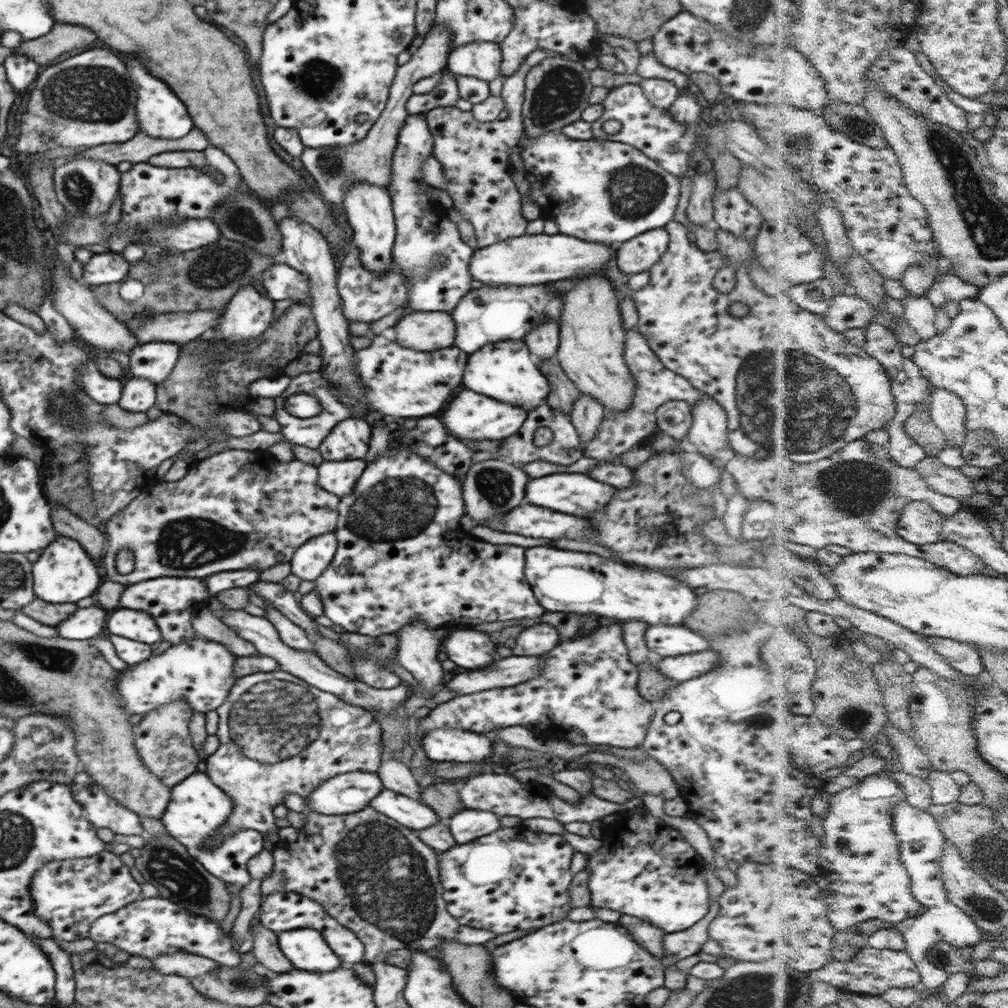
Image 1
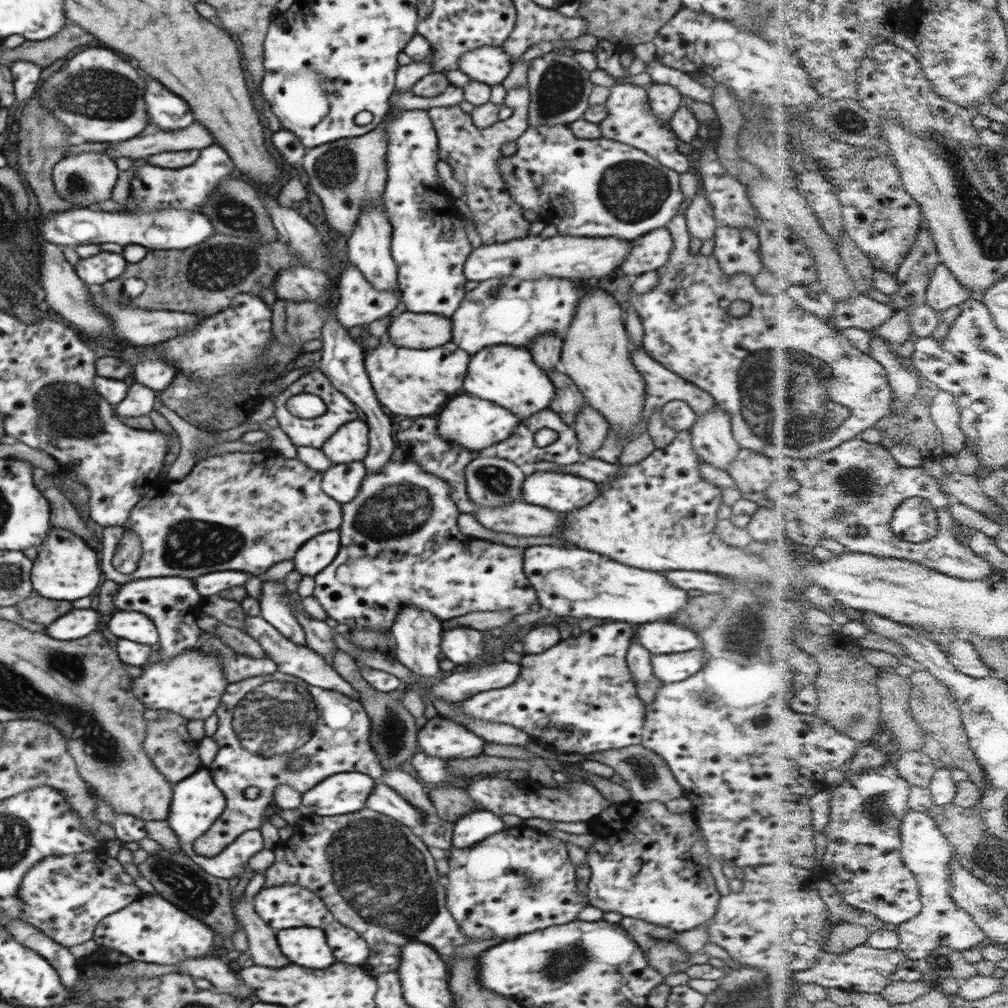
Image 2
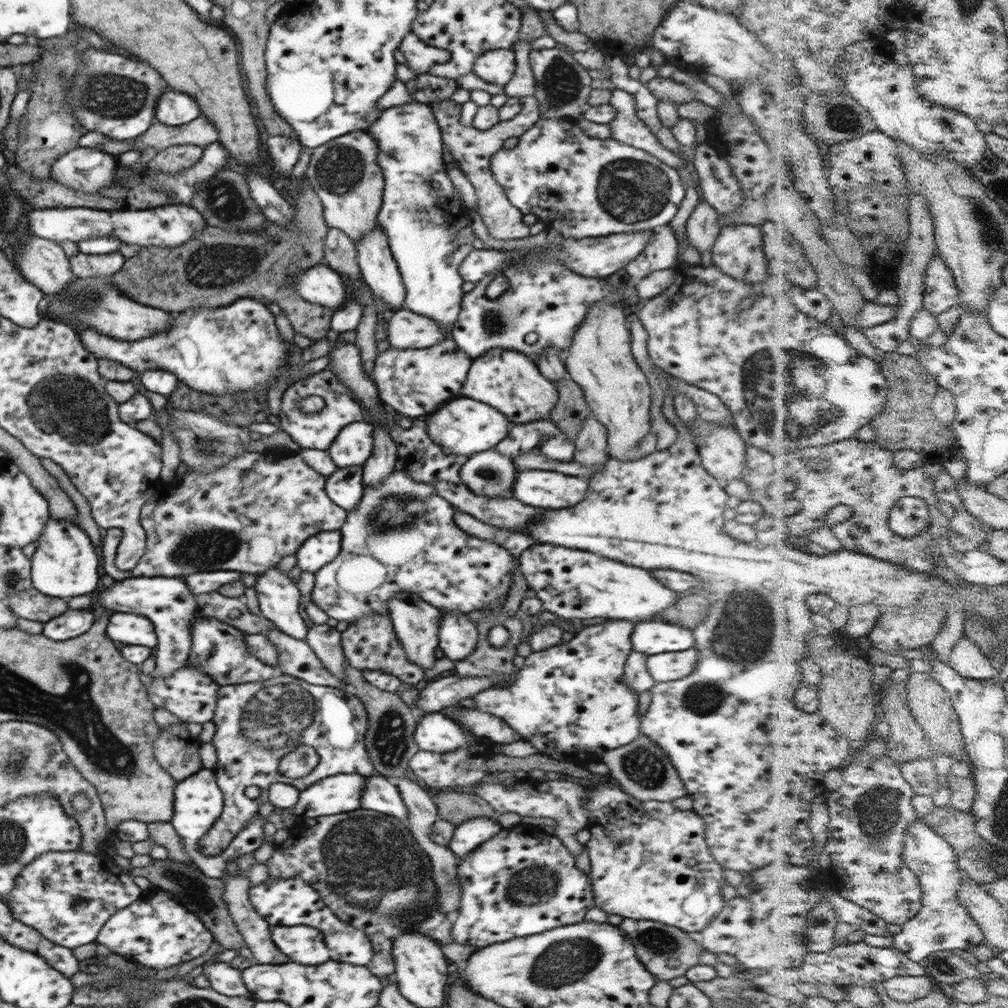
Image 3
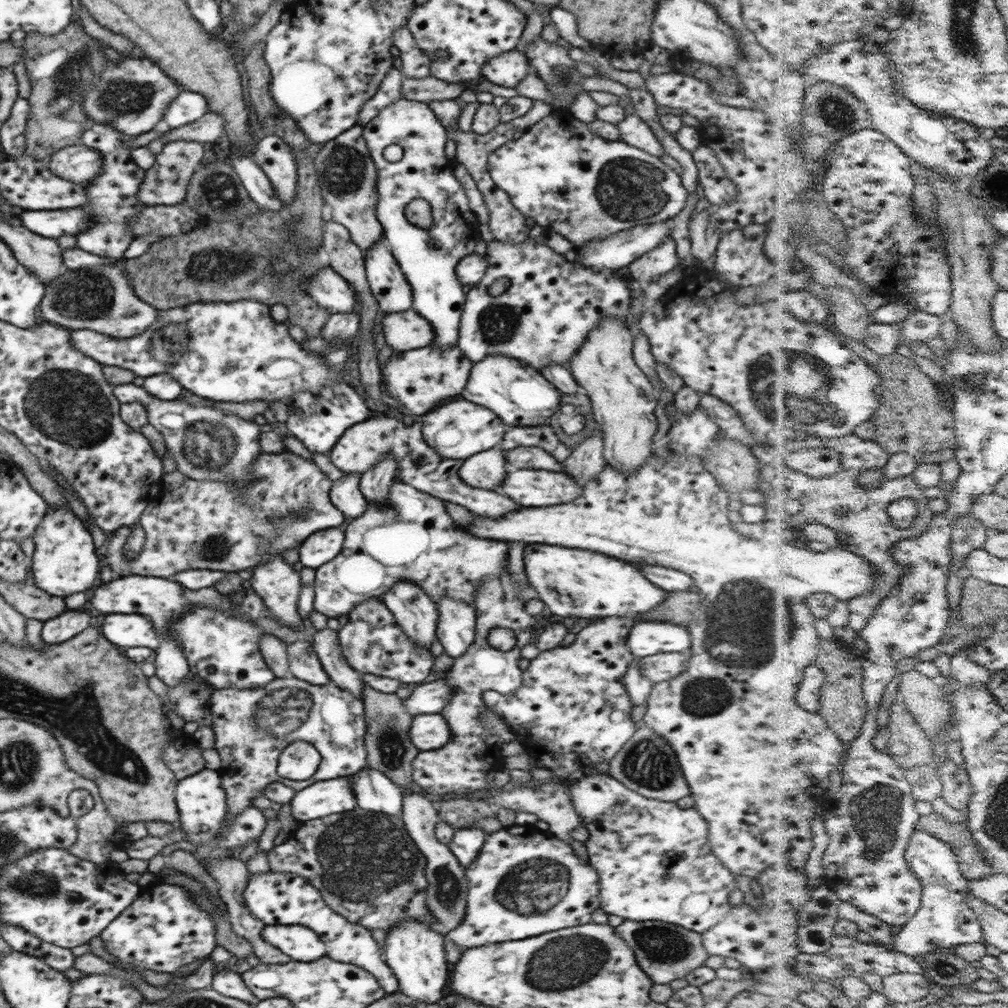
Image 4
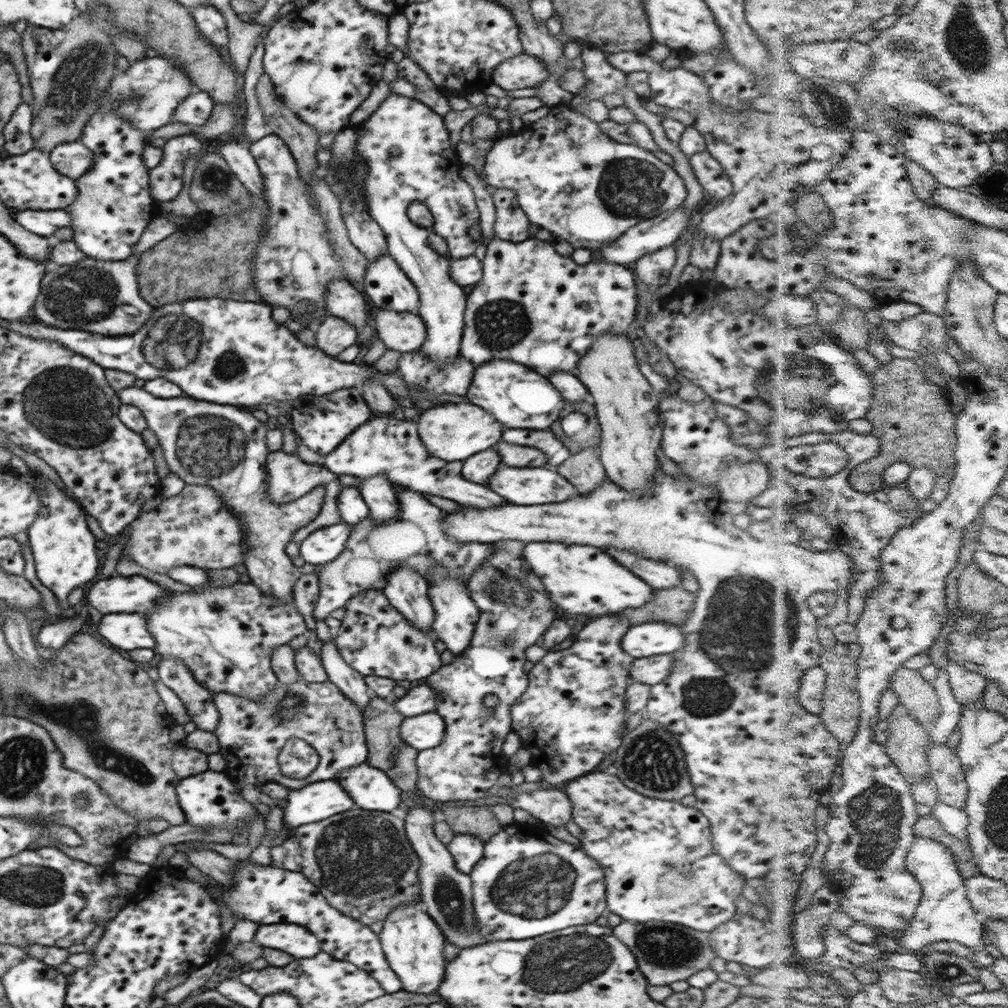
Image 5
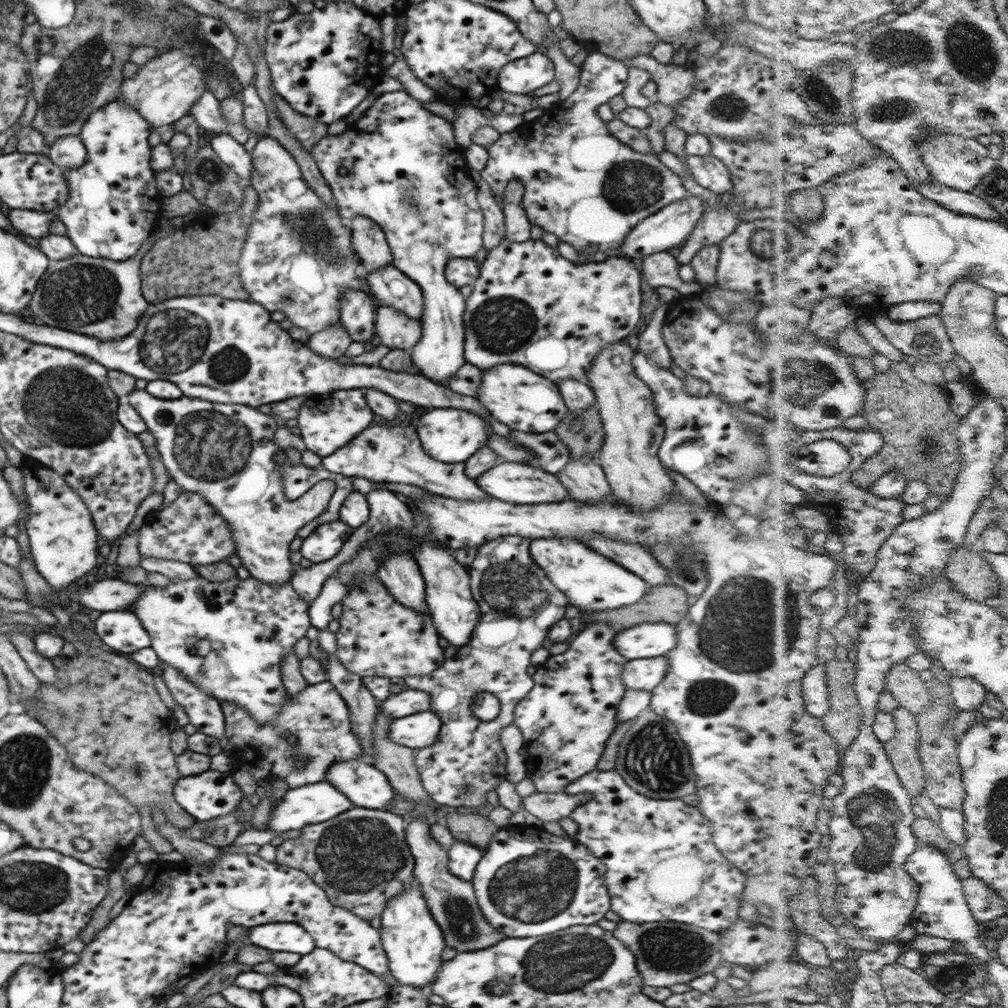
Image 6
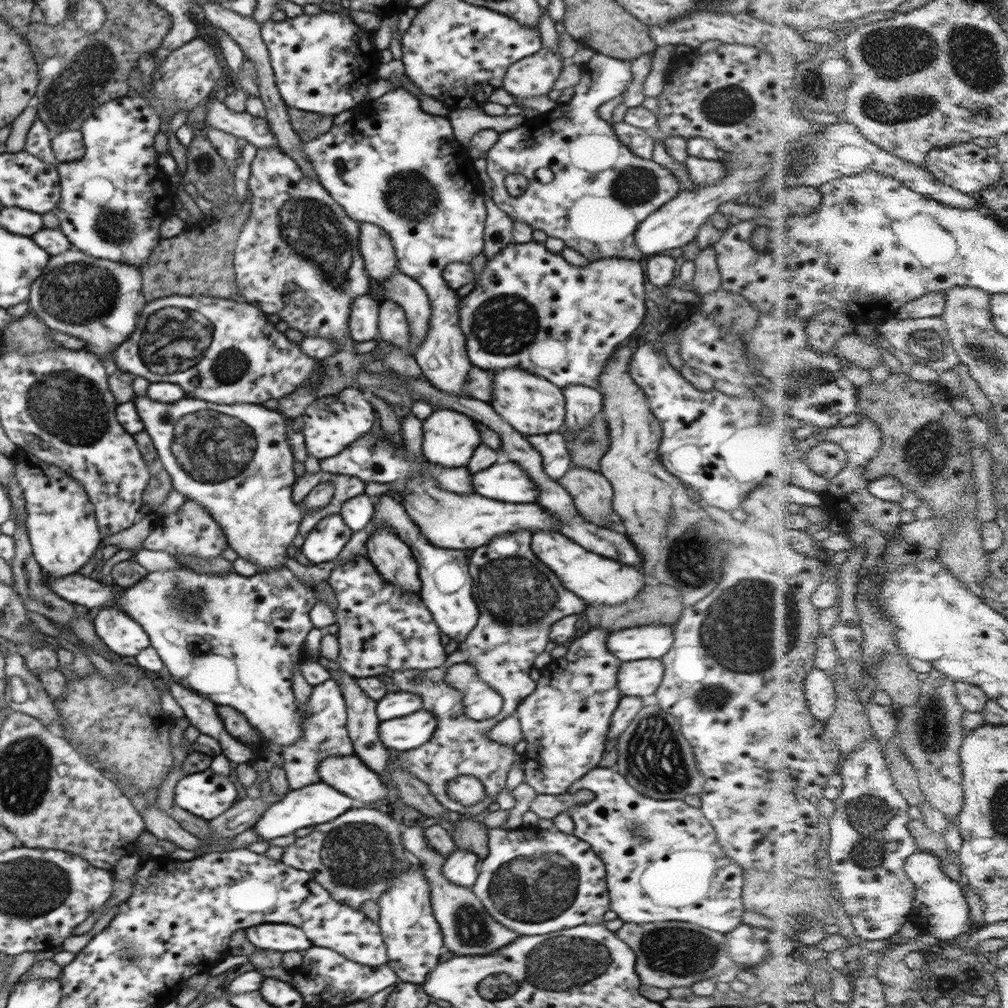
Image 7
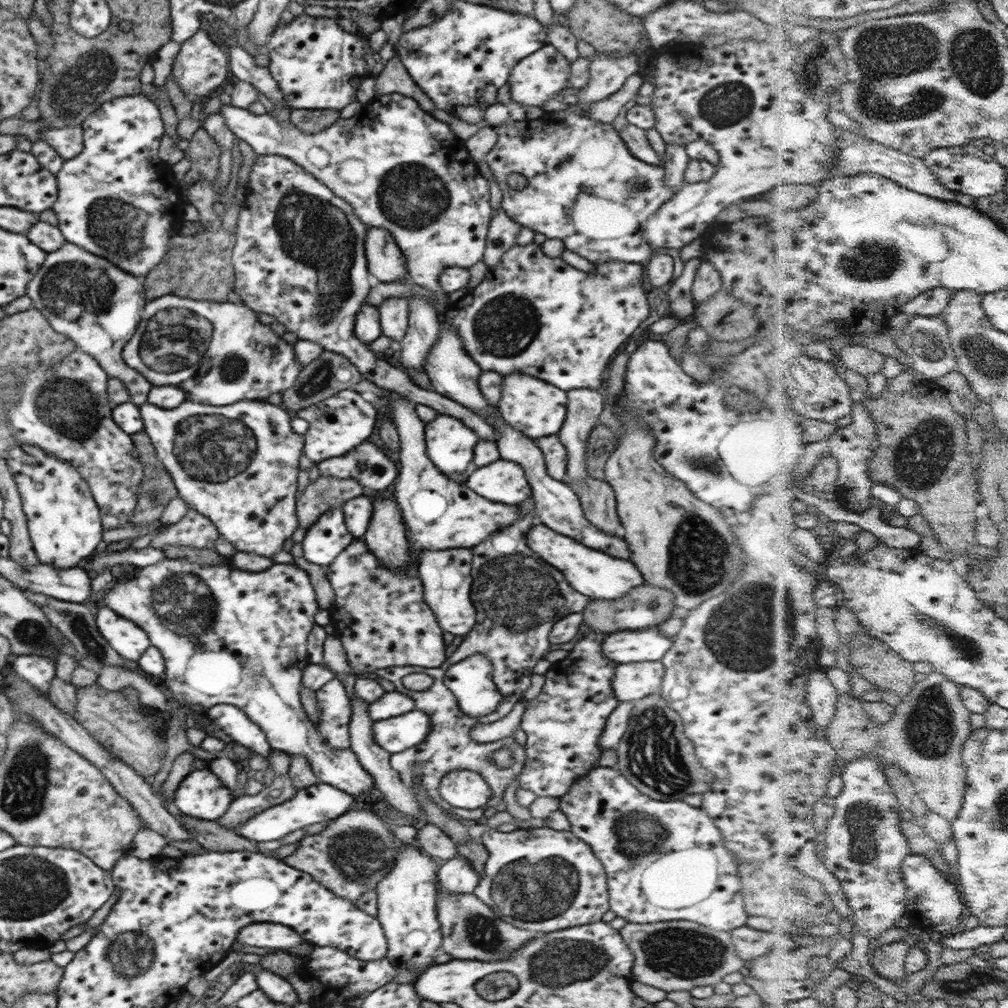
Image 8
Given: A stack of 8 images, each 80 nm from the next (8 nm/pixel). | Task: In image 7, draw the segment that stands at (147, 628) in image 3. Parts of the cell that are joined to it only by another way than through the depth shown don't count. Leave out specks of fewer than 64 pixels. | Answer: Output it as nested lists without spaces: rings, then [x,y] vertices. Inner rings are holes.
[[[108,607],[97,610],[100,614],[92,614],[98,636],[104,641],[114,653],[120,655],[127,661],[132,659],[142,650],[151,647],[149,636],[138,624],[138,621],[131,619],[125,612],[115,607]]]

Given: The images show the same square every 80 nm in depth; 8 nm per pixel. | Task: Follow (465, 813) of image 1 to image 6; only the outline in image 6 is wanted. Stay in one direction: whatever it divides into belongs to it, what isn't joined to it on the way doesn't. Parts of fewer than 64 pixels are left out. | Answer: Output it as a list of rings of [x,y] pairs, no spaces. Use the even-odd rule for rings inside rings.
[[[455,840],[447,853],[449,854],[450,872],[459,879],[471,881],[476,865],[482,858],[483,850],[469,842]]]

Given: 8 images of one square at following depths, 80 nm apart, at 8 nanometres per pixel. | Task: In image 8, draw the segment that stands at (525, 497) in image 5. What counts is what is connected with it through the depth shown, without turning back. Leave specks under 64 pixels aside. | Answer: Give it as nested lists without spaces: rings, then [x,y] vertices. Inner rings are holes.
[[[496,460],[492,464],[472,468],[465,484],[492,502],[509,505],[518,505],[533,493],[524,469],[512,460]]]

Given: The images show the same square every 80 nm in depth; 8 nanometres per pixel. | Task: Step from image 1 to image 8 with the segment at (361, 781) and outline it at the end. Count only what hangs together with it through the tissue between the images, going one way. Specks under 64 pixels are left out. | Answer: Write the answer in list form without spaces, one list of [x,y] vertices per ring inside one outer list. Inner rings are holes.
[[[319,782],[317,785],[307,787],[306,789],[298,789],[295,796],[285,800],[282,804],[267,808],[256,816],[251,816],[244,824],[234,828],[234,832],[256,842],[278,840],[289,832],[304,828],[308,824],[331,821],[342,816],[342,814],[348,811],[353,800],[354,798],[351,795],[328,784]]]

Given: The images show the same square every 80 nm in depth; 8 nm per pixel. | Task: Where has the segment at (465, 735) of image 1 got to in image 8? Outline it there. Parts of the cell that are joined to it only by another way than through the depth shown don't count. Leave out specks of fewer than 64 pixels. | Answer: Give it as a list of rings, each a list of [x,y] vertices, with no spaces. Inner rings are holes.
[[[419,709],[401,716],[374,722],[376,742],[391,755],[416,747],[430,732],[430,718]]]

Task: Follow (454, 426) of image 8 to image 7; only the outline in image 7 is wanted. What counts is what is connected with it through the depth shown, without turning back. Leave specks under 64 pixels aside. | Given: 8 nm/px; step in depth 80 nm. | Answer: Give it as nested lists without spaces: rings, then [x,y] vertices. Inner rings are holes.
[[[435,408],[422,421],[422,430],[422,451],[425,458],[434,465],[441,464],[448,468],[467,467],[476,448],[483,444],[477,421],[455,410]]]

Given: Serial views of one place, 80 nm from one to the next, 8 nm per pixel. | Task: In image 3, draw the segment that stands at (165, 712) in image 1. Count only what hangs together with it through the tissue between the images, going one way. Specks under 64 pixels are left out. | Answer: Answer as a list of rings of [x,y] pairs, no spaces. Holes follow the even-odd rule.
[[[182,722],[163,728],[158,733],[158,738],[153,742],[153,751],[158,764],[174,777],[174,781],[181,782],[203,768],[199,755],[199,745],[200,741],[188,732],[187,724]]]

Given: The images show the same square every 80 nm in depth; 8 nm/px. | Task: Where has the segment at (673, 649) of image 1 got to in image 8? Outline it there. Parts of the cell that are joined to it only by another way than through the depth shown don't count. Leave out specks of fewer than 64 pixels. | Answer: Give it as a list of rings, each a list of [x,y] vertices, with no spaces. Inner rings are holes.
[[[656,627],[623,630],[610,634],[604,644],[604,656],[620,664],[661,661],[670,650],[673,640]]]

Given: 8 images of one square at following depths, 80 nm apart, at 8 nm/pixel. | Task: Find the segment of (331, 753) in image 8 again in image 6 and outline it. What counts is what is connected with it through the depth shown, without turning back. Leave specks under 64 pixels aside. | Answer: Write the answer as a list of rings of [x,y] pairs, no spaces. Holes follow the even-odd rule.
[[[197,576],[188,580],[173,580],[173,583],[166,585],[166,587],[149,586],[143,593],[138,602],[135,602],[134,608],[130,608],[136,616],[141,620],[143,627],[148,631],[151,638],[151,646],[158,659],[166,663],[168,666],[174,666],[176,670],[186,676],[186,680],[190,680],[194,686],[198,686],[204,694],[211,695],[220,702],[232,703],[232,706],[244,708],[250,718],[256,720],[256,724],[272,724],[276,726],[276,720],[282,712],[283,704],[289,699],[290,695],[284,689],[282,683],[282,660],[286,654],[294,654],[294,645],[302,637],[306,637],[306,630],[311,626],[309,619],[310,602],[301,599],[301,596],[292,588],[289,582],[283,584],[275,584],[270,582],[262,582],[256,580],[256,577],[248,577],[247,579],[240,579],[238,576],[225,580],[224,582],[212,582],[206,580],[204,577]],[[363,758],[334,763],[326,780],[356,807],[378,810],[391,803],[400,805],[386,775]]]

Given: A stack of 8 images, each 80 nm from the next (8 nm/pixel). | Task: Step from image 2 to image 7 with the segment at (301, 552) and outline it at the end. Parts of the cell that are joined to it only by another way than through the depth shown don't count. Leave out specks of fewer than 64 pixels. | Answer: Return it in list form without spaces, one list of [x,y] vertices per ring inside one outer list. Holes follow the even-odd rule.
[[[331,514],[306,534],[300,550],[311,564],[330,562],[338,556],[352,533],[353,530],[339,514]]]

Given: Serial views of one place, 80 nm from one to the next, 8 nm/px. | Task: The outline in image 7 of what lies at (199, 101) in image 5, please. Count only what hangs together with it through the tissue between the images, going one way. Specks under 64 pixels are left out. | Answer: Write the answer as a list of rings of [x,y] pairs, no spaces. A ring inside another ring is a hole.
[[[210,94],[204,100],[208,111],[206,112],[206,126],[213,126],[218,130],[233,134],[236,138],[244,138],[258,148],[278,147],[275,134],[270,130],[265,117],[252,116],[250,113],[234,112],[223,102]]]

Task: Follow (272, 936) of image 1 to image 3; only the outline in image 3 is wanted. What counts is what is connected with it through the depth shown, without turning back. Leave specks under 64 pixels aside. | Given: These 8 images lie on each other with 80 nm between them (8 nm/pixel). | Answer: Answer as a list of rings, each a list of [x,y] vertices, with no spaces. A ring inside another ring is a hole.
[[[233,867],[223,876],[225,880],[223,899],[226,901],[228,910],[234,921],[234,926],[239,934],[243,936],[246,946],[252,951],[254,958],[258,964],[284,964],[289,958],[280,952],[280,949],[271,939],[270,926],[267,924],[263,916],[255,911],[249,899],[250,881],[246,873],[240,873],[239,869]]]

